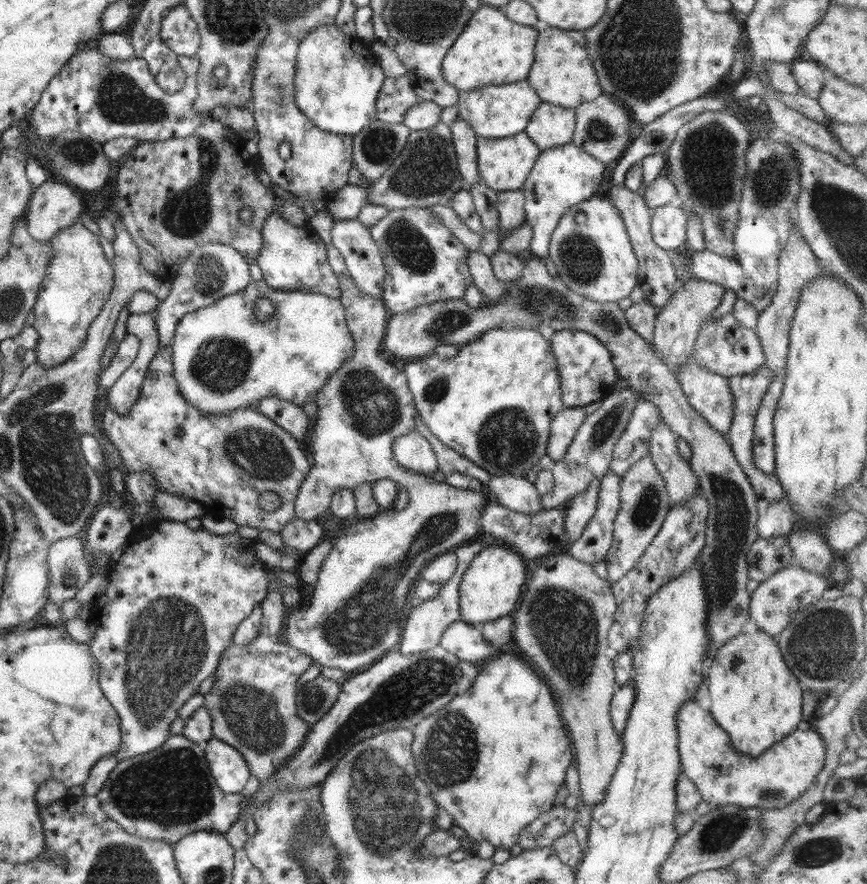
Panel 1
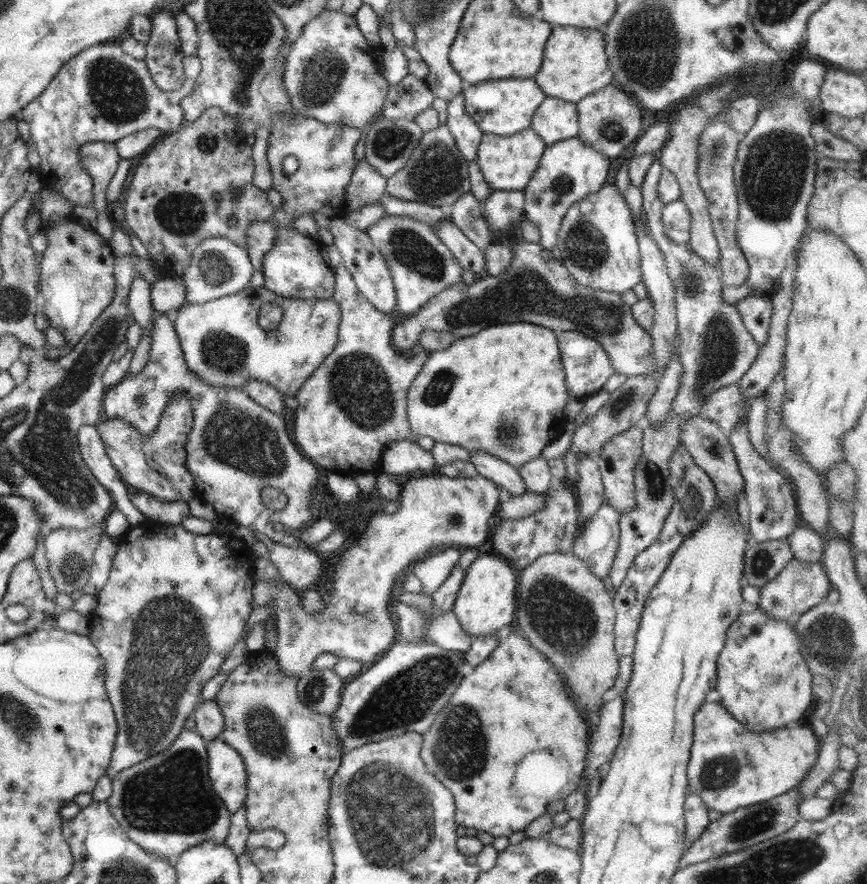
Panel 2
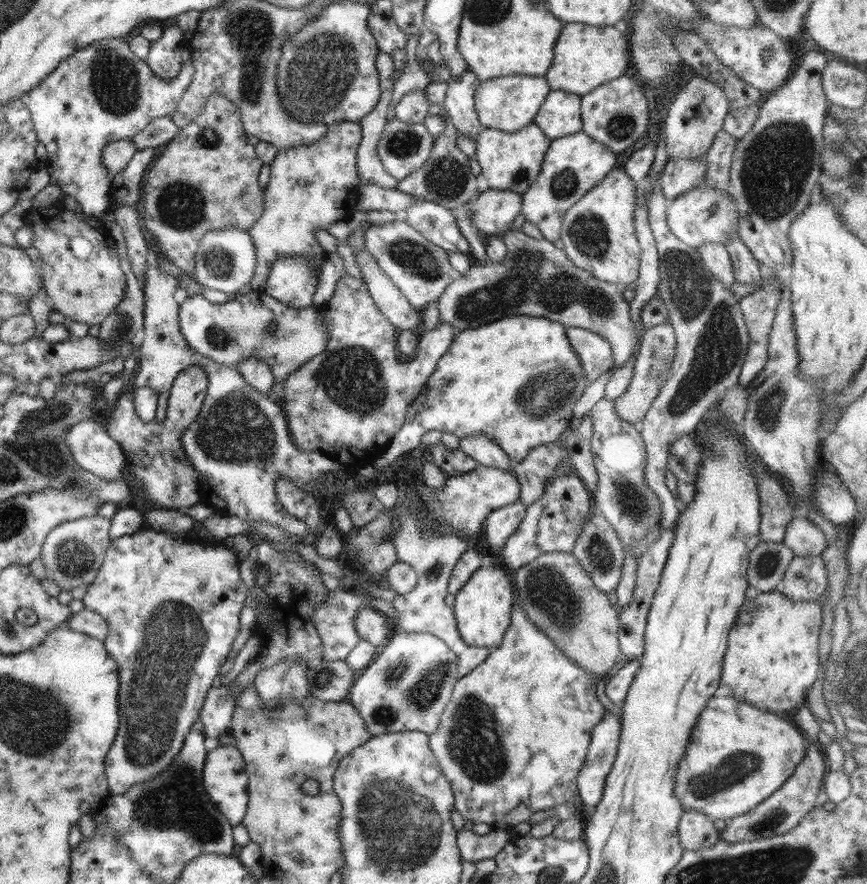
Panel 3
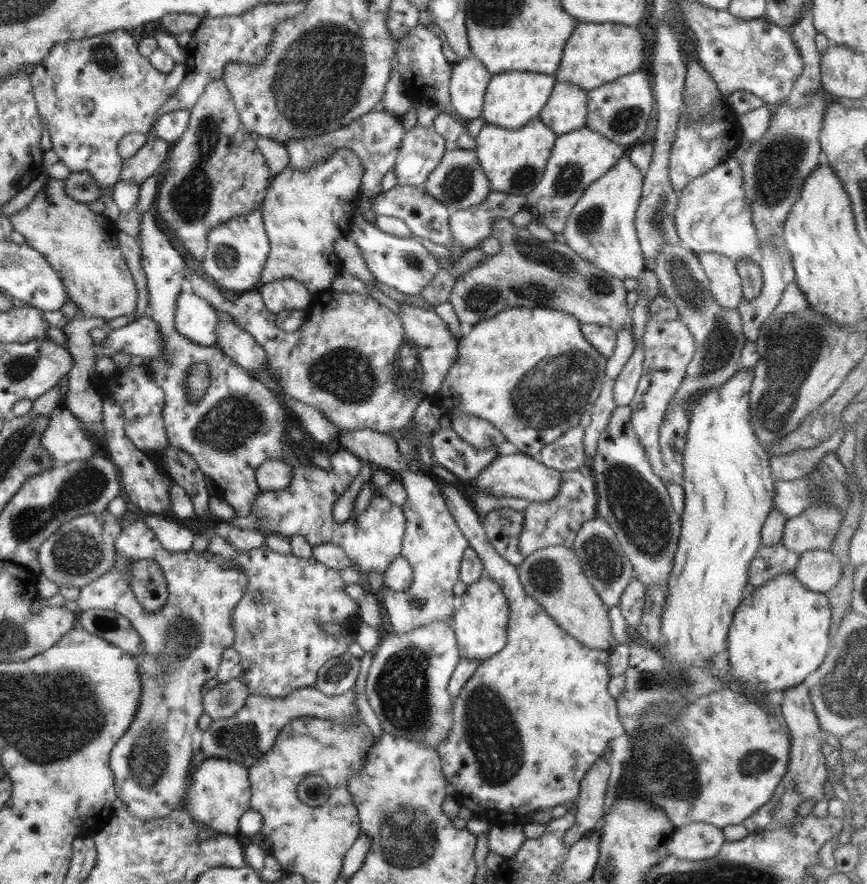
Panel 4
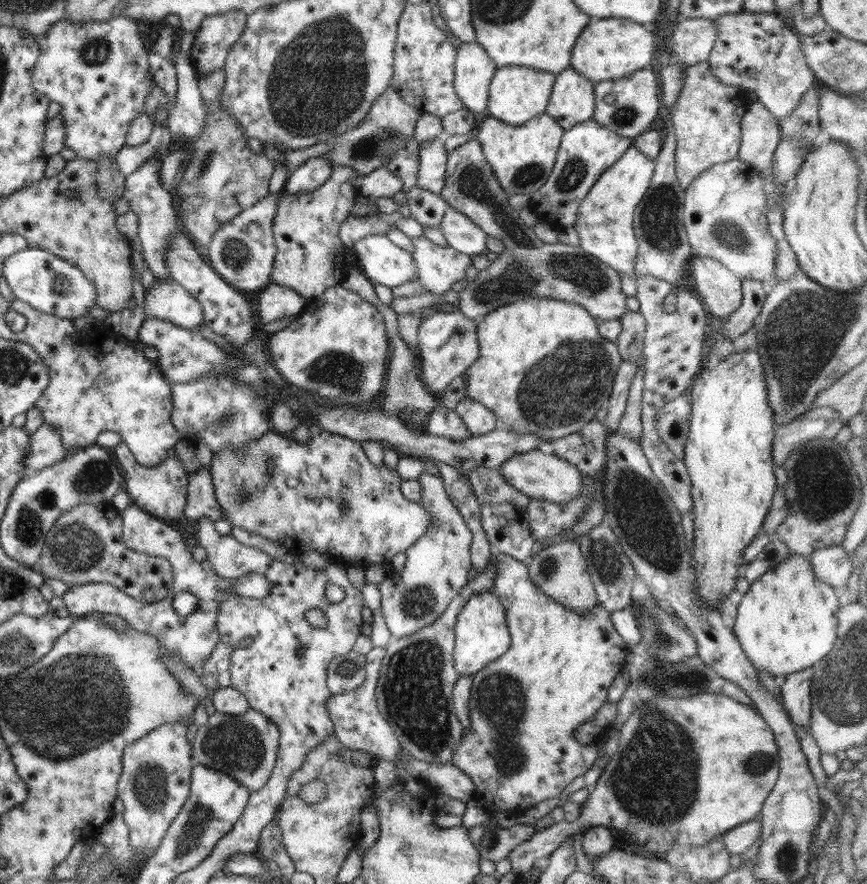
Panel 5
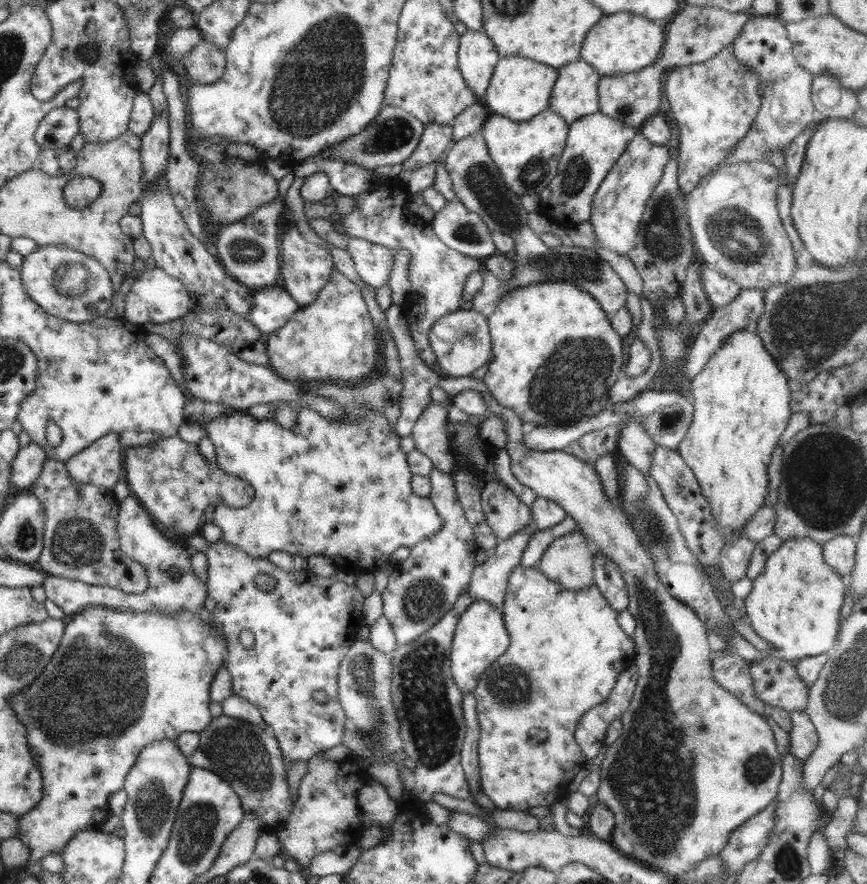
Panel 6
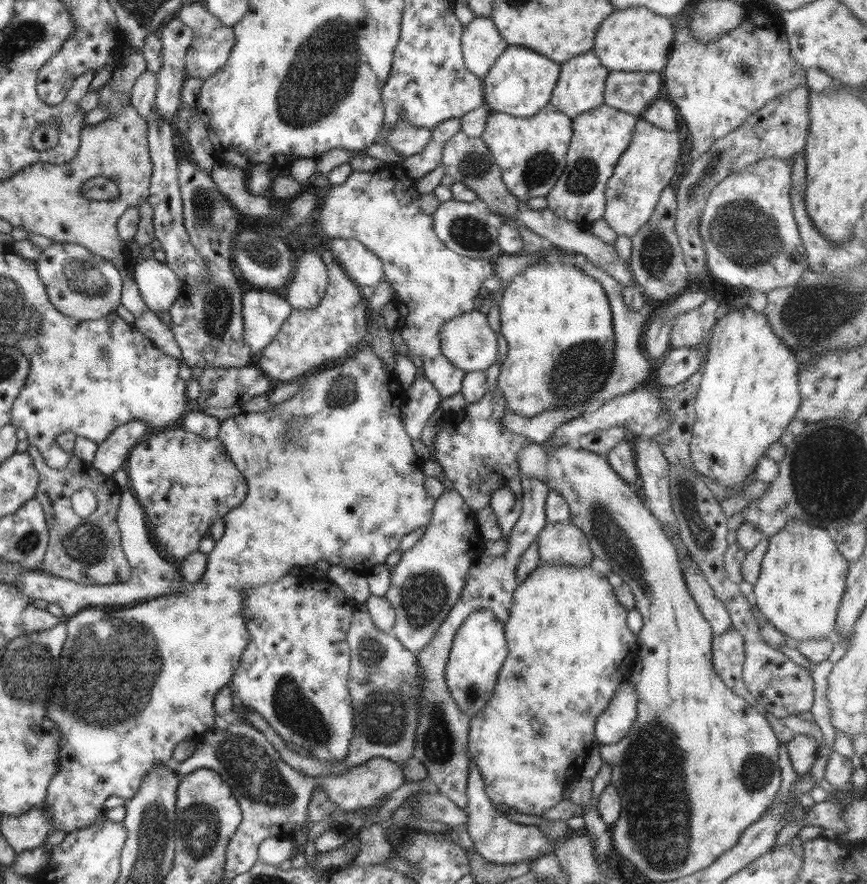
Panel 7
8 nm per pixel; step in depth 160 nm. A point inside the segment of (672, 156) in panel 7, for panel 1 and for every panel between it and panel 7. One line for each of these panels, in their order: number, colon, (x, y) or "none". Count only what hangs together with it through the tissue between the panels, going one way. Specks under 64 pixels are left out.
1: (592, 253)
2: (597, 241)
3: (598, 233)
4: (601, 229)
5: (605, 216)
6: (617, 208)

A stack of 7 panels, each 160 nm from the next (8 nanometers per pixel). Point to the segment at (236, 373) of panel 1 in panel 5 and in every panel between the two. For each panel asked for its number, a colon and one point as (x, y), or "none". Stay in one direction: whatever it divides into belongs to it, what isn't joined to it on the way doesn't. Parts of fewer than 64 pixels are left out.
2: (221, 342)
3: (238, 328)
4: (194, 318)
5: (169, 301)

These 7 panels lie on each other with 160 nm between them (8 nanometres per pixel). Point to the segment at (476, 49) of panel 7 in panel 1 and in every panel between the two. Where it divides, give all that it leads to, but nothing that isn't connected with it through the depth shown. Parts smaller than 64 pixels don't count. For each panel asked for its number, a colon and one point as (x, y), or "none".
1: (464, 138)
2: (467, 134)
3: (459, 103)
4: (469, 78)
5: (474, 69)
6: (477, 57)

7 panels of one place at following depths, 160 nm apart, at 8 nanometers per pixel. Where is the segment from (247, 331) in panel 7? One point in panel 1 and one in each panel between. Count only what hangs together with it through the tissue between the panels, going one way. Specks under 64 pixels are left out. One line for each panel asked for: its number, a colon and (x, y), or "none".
1: (293, 258)
2: (297, 267)
3: (291, 281)
4: (287, 294)
5: (276, 302)
6: (272, 307)

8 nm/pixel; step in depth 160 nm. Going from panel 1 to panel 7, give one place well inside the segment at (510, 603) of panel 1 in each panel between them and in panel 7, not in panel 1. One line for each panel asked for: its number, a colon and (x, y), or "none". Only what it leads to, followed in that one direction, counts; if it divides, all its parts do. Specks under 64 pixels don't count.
2: (485, 604)
3: (483, 606)
4: (480, 627)
5: (481, 634)
6: (480, 637)
7: (479, 648)

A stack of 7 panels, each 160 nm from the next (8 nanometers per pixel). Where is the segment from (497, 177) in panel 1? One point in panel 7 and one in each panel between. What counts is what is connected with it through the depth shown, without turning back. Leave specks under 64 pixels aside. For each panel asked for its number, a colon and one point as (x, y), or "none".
2: (508, 162)
3: (511, 161)
4: (514, 160)
5: (522, 157)
6: (526, 153)
7: (531, 152)

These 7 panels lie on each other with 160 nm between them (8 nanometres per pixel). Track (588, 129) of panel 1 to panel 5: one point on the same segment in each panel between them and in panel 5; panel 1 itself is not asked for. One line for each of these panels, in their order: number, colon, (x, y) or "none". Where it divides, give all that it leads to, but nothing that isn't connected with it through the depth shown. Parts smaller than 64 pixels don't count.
2: (609, 120)
3: (615, 114)
4: (620, 109)
5: (627, 106)

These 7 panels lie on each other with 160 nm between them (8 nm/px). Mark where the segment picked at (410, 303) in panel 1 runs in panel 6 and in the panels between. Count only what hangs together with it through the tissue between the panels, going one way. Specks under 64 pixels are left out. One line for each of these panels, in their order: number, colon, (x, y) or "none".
2: (421, 265)
3: (417, 267)
4: (404, 264)
5: (380, 260)
6: (373, 262)

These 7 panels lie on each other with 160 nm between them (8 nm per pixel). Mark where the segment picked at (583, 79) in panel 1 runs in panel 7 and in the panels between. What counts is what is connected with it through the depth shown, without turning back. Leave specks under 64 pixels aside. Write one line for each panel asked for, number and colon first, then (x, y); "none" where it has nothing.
2: (574, 64)
3: (585, 56)
4: (595, 54)
5: (610, 48)
6: (621, 43)
7: (635, 39)

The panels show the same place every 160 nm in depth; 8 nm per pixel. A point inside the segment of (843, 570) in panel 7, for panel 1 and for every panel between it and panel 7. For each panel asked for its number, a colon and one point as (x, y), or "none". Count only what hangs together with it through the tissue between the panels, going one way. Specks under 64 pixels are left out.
1: (755, 698)
2: (763, 682)
3: (772, 650)
4: (778, 635)
5: (787, 621)
6: (794, 604)

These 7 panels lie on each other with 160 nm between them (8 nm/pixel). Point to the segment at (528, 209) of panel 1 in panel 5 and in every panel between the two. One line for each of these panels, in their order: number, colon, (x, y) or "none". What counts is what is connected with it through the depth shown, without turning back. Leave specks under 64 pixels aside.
2: (570, 169)
3: (574, 164)
4: (578, 158)
5: (587, 149)

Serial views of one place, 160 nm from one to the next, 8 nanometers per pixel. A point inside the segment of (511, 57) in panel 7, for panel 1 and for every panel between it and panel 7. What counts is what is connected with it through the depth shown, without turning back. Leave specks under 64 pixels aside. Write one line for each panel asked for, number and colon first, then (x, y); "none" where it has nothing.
1: (496, 111)
2: (504, 107)
3: (509, 103)
4: (512, 98)
5: (517, 94)
6: (520, 88)

